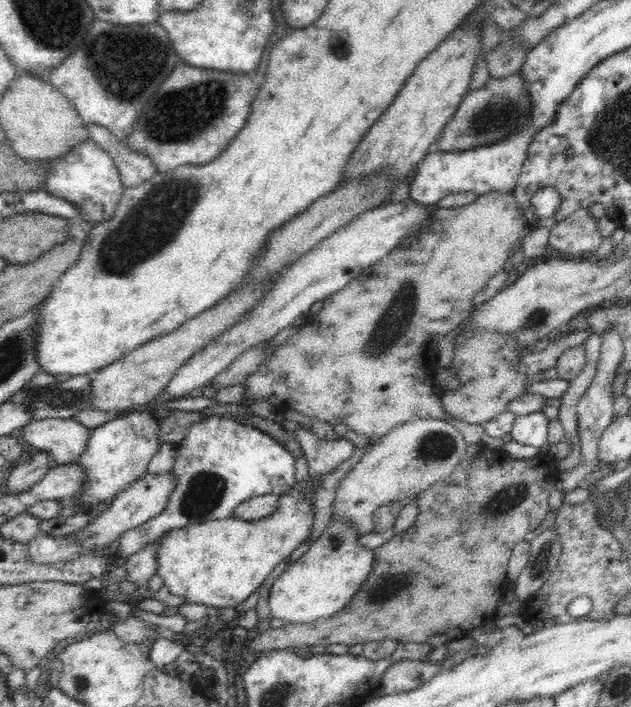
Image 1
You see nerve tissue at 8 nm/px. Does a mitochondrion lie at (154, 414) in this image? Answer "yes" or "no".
no

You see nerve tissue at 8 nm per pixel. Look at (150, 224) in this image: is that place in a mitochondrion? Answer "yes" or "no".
yes

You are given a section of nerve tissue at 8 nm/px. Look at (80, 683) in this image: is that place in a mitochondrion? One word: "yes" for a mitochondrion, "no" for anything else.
yes

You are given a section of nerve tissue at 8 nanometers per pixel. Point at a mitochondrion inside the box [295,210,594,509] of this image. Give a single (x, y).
(394, 322)

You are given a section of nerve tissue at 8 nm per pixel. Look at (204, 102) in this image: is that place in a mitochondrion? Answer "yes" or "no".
yes

